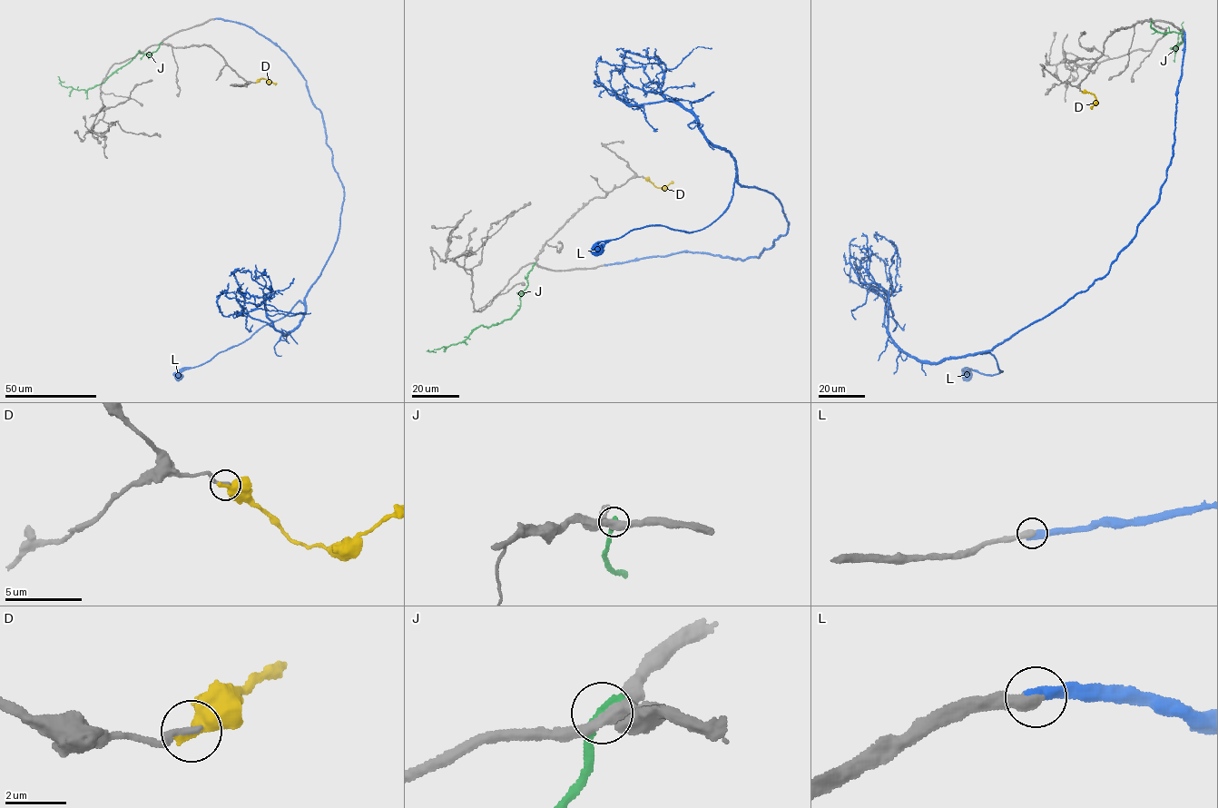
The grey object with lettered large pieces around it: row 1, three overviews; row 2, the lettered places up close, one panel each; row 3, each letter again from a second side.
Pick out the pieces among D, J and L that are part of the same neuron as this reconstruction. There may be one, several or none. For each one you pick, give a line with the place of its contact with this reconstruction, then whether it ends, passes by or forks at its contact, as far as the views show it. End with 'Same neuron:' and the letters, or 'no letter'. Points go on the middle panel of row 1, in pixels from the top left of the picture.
L: meets grey at (605, 264); it ends there
Same neuron: L

